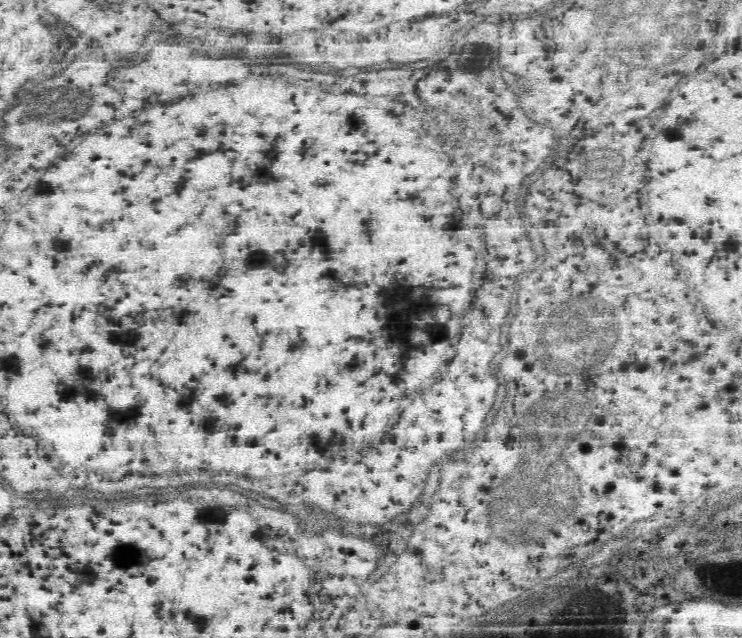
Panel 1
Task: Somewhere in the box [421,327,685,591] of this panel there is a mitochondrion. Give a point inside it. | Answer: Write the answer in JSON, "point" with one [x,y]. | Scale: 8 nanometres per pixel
{"point":[532,507]}

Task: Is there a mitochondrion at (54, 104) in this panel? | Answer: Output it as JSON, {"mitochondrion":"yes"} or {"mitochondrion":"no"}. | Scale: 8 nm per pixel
{"mitochondrion":"yes"}

